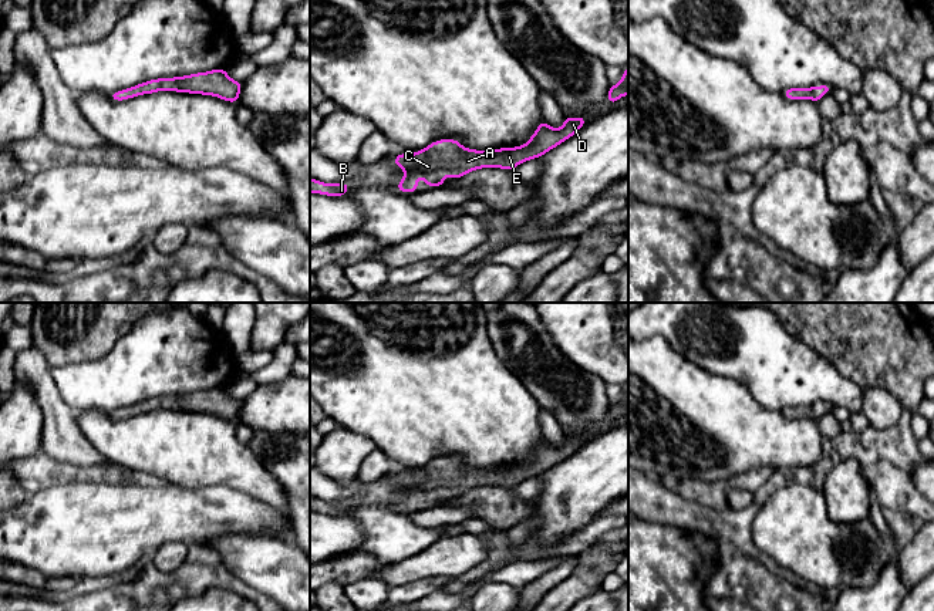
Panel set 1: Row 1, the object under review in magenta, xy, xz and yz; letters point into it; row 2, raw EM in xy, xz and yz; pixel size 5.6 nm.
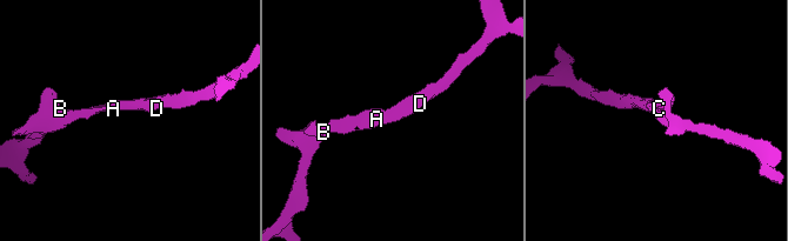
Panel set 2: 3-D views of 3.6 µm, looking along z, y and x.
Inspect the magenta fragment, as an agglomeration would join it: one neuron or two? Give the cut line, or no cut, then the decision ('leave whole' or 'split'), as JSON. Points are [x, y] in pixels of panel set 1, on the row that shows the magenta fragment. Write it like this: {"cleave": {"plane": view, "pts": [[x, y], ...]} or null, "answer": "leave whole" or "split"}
{"cleave": null, "answer": "leave whole"}

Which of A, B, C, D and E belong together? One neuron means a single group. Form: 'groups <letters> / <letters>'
groups A B C D E

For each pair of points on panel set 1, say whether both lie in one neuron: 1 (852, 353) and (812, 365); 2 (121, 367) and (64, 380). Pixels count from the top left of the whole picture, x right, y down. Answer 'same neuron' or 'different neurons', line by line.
1: different neurons
2: same neuron

